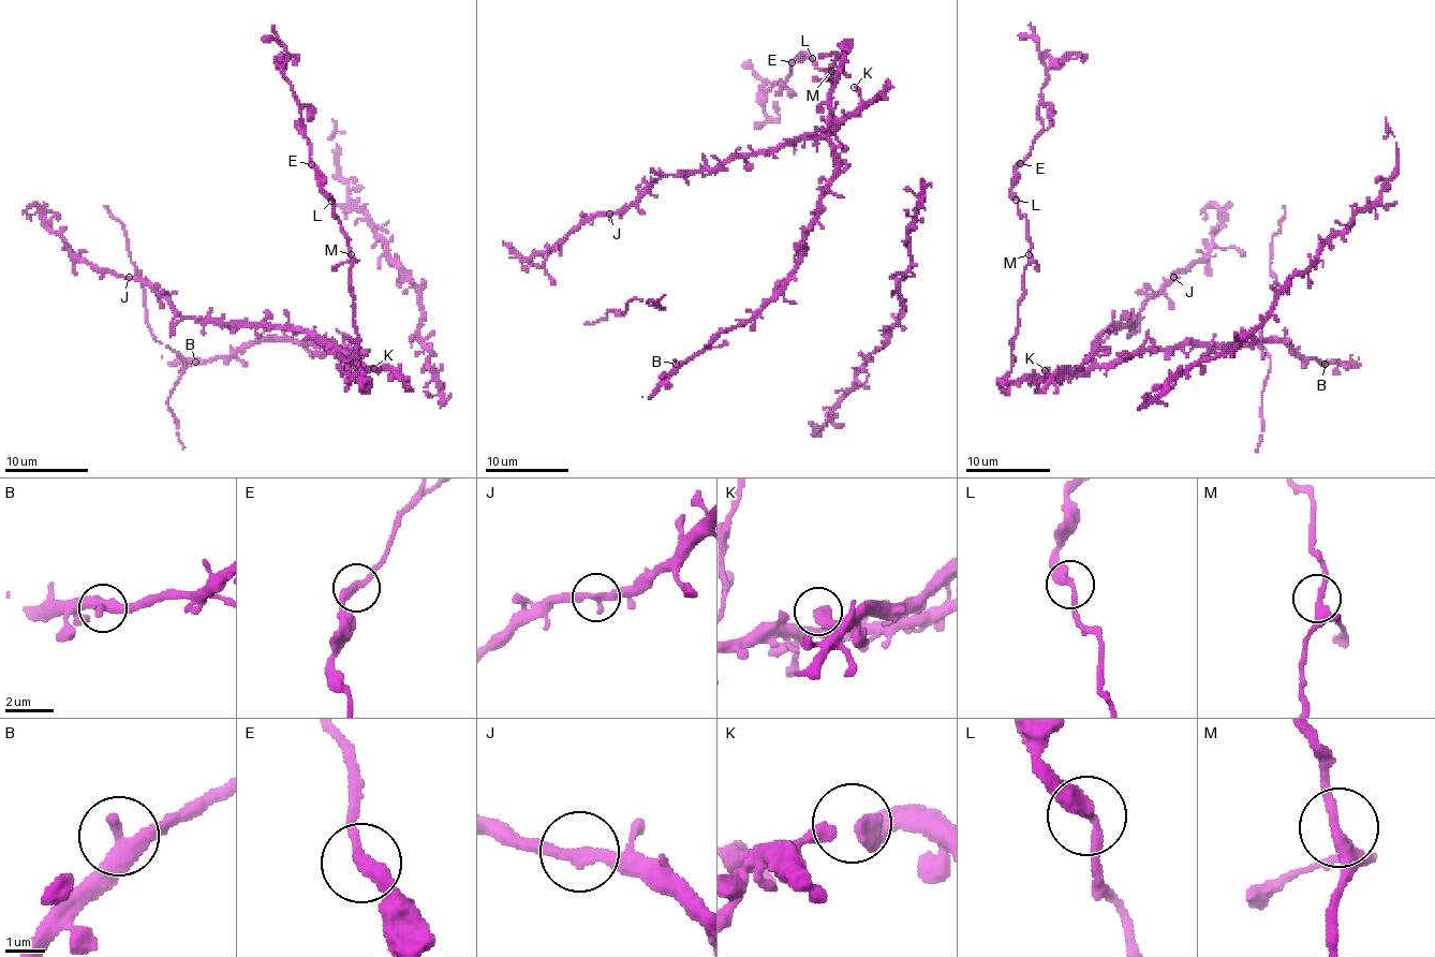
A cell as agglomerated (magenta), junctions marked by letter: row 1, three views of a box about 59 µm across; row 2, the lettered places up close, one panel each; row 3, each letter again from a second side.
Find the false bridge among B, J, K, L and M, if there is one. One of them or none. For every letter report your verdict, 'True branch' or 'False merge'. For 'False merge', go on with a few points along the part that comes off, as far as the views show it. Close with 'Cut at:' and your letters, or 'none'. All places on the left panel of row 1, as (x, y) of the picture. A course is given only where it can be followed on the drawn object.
B: True branch
J: True branch
K: True branch
L: True branch
M: True branch
Cut at: none

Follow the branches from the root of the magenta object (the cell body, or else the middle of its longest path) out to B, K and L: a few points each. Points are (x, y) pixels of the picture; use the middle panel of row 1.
B: (836, 158), (836, 174), (807, 235), (796, 271), (749, 320), (725, 328), (705, 349), (676, 364)
K: (836, 158), (829, 127), (842, 122), (858, 105), (860, 96), (854, 87)
L: (836, 158), (829, 137), (829, 98), (836, 71), (846, 52), (838, 54), (829, 73), (820, 71), (813, 58)

